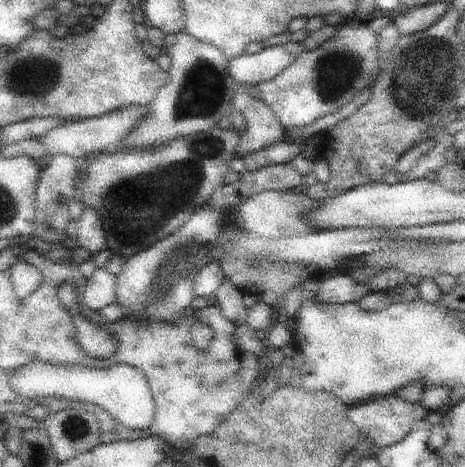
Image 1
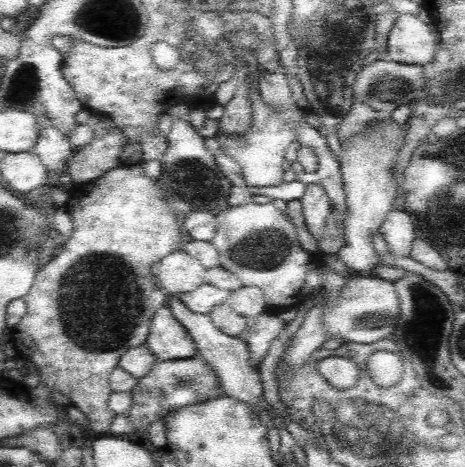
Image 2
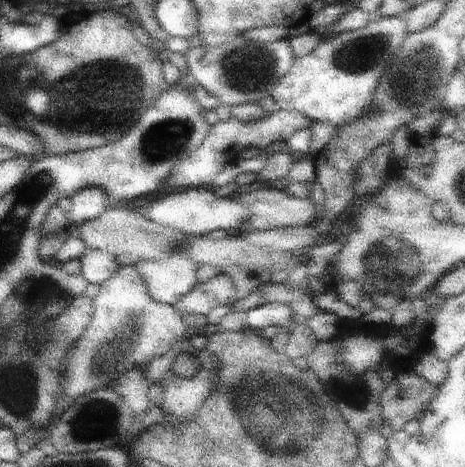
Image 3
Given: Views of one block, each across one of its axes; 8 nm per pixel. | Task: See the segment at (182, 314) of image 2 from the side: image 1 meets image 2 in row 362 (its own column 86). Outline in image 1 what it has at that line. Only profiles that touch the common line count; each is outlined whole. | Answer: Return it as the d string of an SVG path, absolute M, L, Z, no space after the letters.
M83 206L83 214L77 222L79 222L77 246L85 248L93 256L99 254L105 248L105 230L97 212L91 206Z

